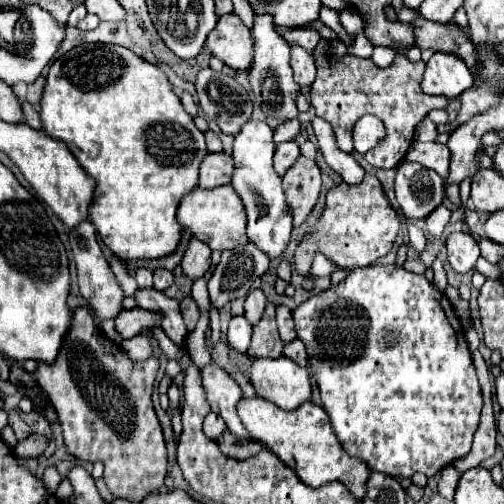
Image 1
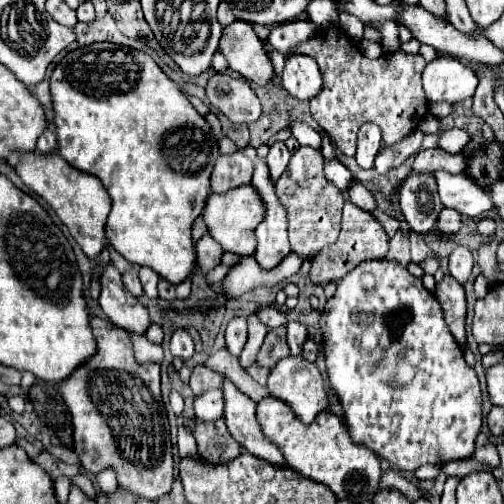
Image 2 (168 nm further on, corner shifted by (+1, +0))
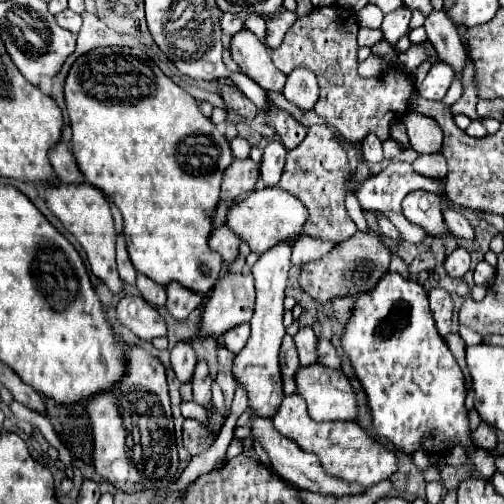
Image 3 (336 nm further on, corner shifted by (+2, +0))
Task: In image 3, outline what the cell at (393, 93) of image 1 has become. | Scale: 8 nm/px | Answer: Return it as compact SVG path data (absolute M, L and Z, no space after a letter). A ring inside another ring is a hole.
M321 6L305 16L297 16L297 24L289 28L281 46L271 50L273 64L283 74L297 66L305 66L317 76L321 96L313 110L351 144L361 142L367 132L373 132L379 140L387 140L391 122L405 116L409 110L409 96L415 90L409 74L401 68L391 68L391 76L369 80L357 74L357 30L359 22L353 10Z

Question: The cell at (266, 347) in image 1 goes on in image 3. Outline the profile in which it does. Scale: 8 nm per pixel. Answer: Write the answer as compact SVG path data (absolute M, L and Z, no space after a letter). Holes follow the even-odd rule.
M285 334L283 346L281 346L281 374L283 374L283 390L285 394L295 394L295 384L293 384L293 374L297 374L299 368L299 358L297 358L297 348L293 344L293 338Z

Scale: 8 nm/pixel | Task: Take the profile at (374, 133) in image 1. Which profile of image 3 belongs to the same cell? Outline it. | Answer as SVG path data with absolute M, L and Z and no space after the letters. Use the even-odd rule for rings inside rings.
M369 134L363 140L363 158L367 162L381 162L383 160L383 152L381 152L381 140L375 134Z

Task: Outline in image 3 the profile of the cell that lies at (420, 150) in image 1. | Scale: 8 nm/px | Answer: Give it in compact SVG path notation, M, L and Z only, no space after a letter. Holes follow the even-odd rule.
M429 154L429 156L419 156L413 162L413 168L427 178L439 178L443 180L447 176L447 162L443 158L443 154Z

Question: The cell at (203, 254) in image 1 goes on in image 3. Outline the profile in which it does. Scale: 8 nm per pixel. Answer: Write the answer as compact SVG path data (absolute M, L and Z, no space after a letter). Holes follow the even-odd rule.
M225 226L215 228L213 234L211 234L211 238L209 238L211 250L219 252L225 262L233 262L237 258L239 244L241 244L239 236L231 228L225 228Z

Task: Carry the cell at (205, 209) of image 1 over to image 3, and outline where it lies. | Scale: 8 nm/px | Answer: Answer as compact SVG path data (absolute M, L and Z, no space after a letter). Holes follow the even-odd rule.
M275 186L275 188L263 188L257 192L251 192L243 202L233 204L227 216L227 226L233 232L237 232L237 236L245 240L253 252L263 254L269 248L273 248L277 242L297 240L301 236L301 228L307 218L309 218L309 212L301 204L301 200L293 198L291 194Z

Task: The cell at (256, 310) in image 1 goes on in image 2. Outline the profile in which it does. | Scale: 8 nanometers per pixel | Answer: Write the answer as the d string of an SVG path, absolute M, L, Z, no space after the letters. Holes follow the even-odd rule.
M256 312L250 314L250 316L248 316L248 342L246 342L246 346L244 346L244 350L242 350L242 356L240 356L240 364L242 364L244 370L248 370L248 368L254 364L256 354L258 354L262 342L264 342L266 332L268 332L268 328L266 328L266 324L262 324L262 322L258 320Z

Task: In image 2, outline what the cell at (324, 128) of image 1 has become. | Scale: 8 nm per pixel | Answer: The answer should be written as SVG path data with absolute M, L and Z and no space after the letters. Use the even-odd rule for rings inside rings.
M354 180L354 184L350 184L350 192L348 192L350 202L354 202L356 206L360 206L362 210L374 210L374 198L370 196L370 192L364 188L364 184L360 180Z

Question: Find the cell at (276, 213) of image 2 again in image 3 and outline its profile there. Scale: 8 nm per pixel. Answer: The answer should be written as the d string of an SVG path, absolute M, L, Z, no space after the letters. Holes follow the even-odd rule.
M287 242L277 244L275 248L263 252L253 266L253 278L257 288L255 314L251 318L251 336L245 348L233 358L233 376L247 390L251 416L255 418L273 418L281 400L283 400L283 384L281 384L281 368L279 368L279 348L285 336L283 326L283 298L287 286L287 272L291 268L291 248Z

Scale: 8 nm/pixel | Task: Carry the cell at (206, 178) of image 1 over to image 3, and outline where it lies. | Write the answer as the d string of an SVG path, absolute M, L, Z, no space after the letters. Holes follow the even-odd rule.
M251 158L233 160L233 164L223 174L221 198L223 200L235 200L237 196L241 196L245 192L255 190L257 176L259 176L259 168Z

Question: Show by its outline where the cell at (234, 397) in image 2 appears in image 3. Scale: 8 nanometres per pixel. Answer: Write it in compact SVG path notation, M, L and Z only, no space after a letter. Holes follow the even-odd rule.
M255 418L251 422L251 430L255 434L255 438L259 440L259 444L263 446L263 450L269 454L271 462L273 462L273 468L275 472L289 480L291 484L295 484L297 488L301 490L309 490L309 492L319 492L323 496L335 496L335 498L343 498L343 496L355 496L355 494L363 494L365 488L361 484L351 484L351 482L345 482L341 478L333 478L331 474L325 474L319 458L315 454L309 454L309 452L303 452L293 440L289 440L287 436L281 436L281 432L277 432L273 428L273 424L265 418Z

